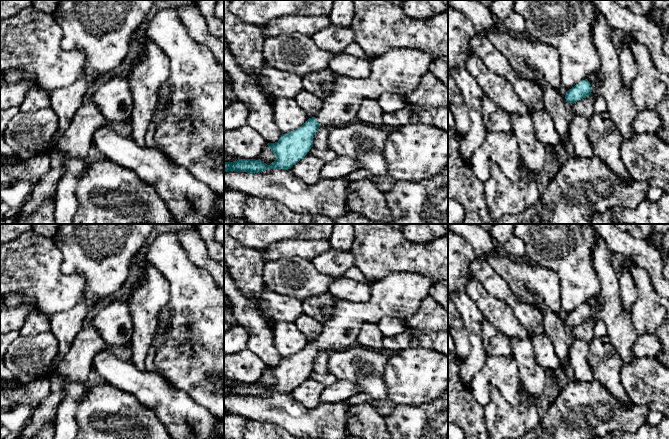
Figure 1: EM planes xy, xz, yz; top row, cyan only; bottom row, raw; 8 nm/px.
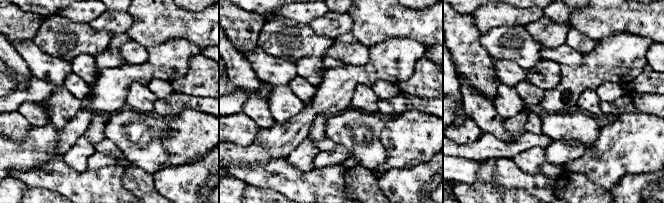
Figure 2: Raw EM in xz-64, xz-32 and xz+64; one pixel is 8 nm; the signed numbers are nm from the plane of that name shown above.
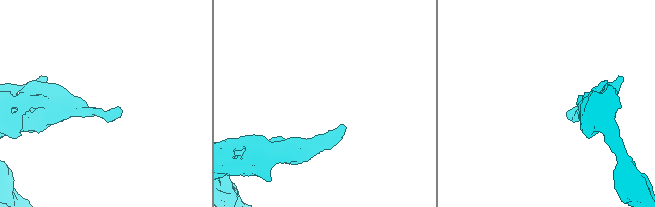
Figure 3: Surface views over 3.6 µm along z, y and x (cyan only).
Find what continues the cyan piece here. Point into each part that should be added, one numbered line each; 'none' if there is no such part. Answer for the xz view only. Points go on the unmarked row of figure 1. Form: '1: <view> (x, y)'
1: xz (398, 295)

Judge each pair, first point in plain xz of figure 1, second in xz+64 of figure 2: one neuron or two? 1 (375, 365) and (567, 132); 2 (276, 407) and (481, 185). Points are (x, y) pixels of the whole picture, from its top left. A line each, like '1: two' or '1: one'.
1: one
2: two

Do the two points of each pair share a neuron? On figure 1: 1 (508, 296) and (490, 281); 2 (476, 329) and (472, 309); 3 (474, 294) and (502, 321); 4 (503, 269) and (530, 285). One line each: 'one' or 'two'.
1: one
2: one
3: one
4: one

